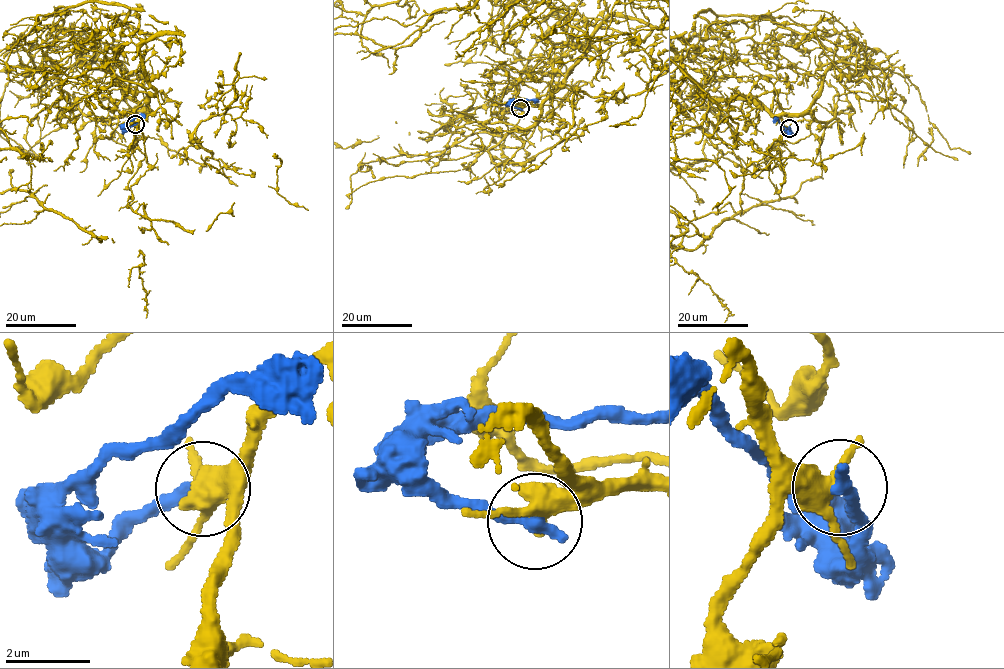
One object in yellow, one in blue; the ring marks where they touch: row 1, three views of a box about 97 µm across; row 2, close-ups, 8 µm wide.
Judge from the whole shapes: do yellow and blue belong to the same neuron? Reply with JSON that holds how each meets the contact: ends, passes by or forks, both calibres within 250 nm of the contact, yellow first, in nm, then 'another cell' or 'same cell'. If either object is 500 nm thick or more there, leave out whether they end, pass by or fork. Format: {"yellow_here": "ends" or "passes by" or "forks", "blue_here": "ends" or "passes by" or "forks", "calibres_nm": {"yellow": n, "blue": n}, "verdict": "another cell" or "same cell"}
{"yellow_here": "forks", "blue_here": "ends", "calibres_nm": {"yellow": 400, "blue": 380}, "verdict": "another cell"}

